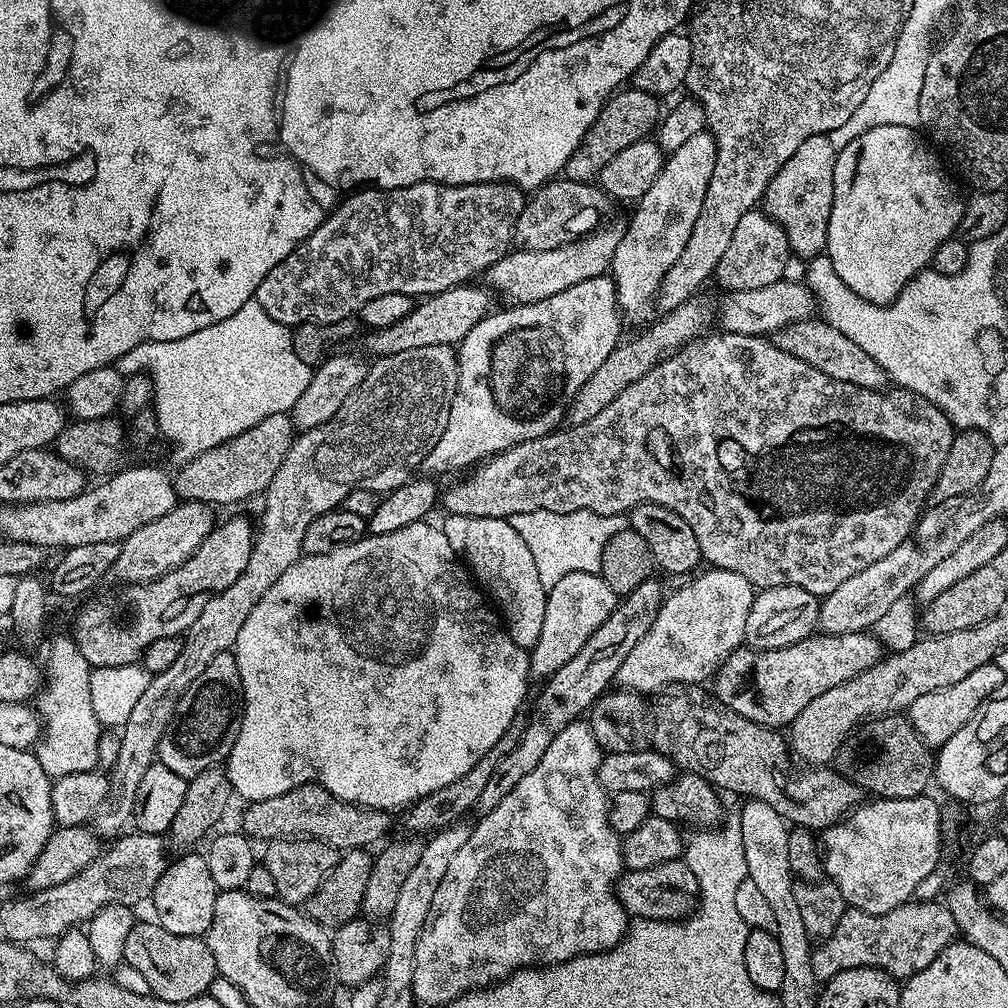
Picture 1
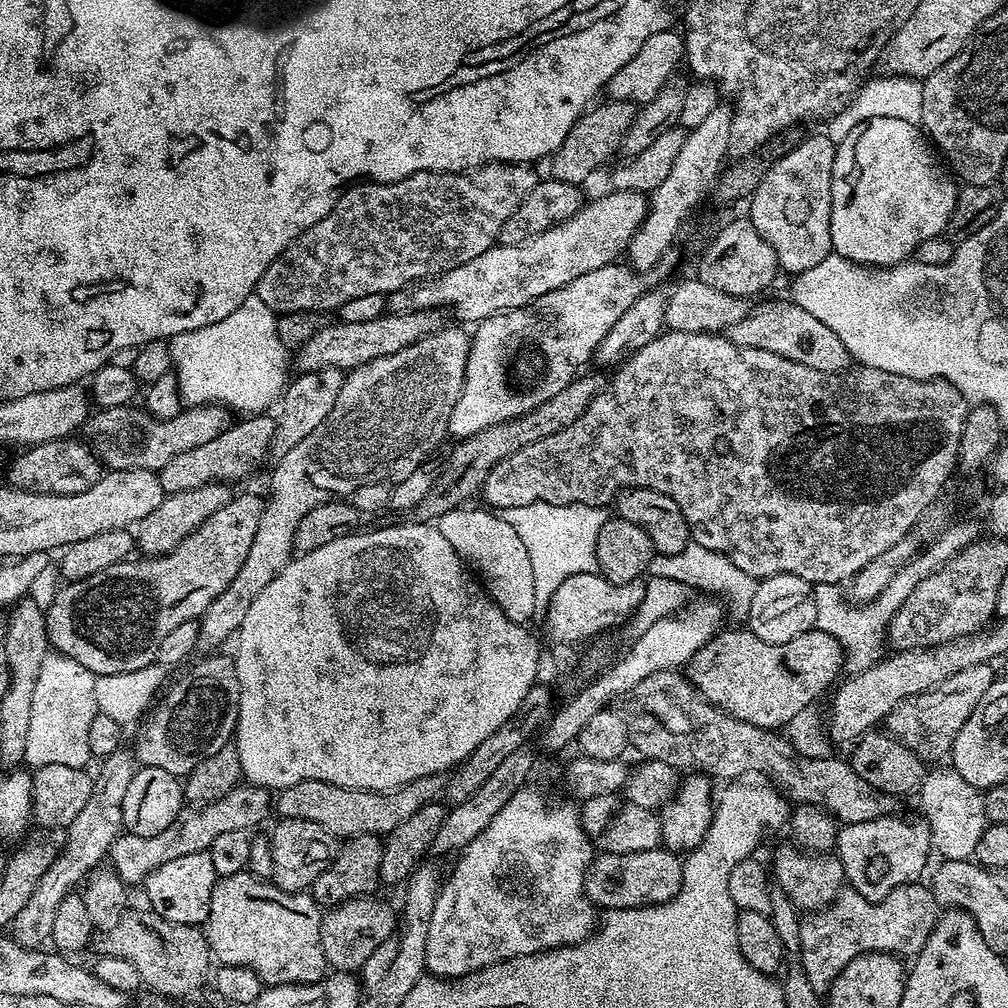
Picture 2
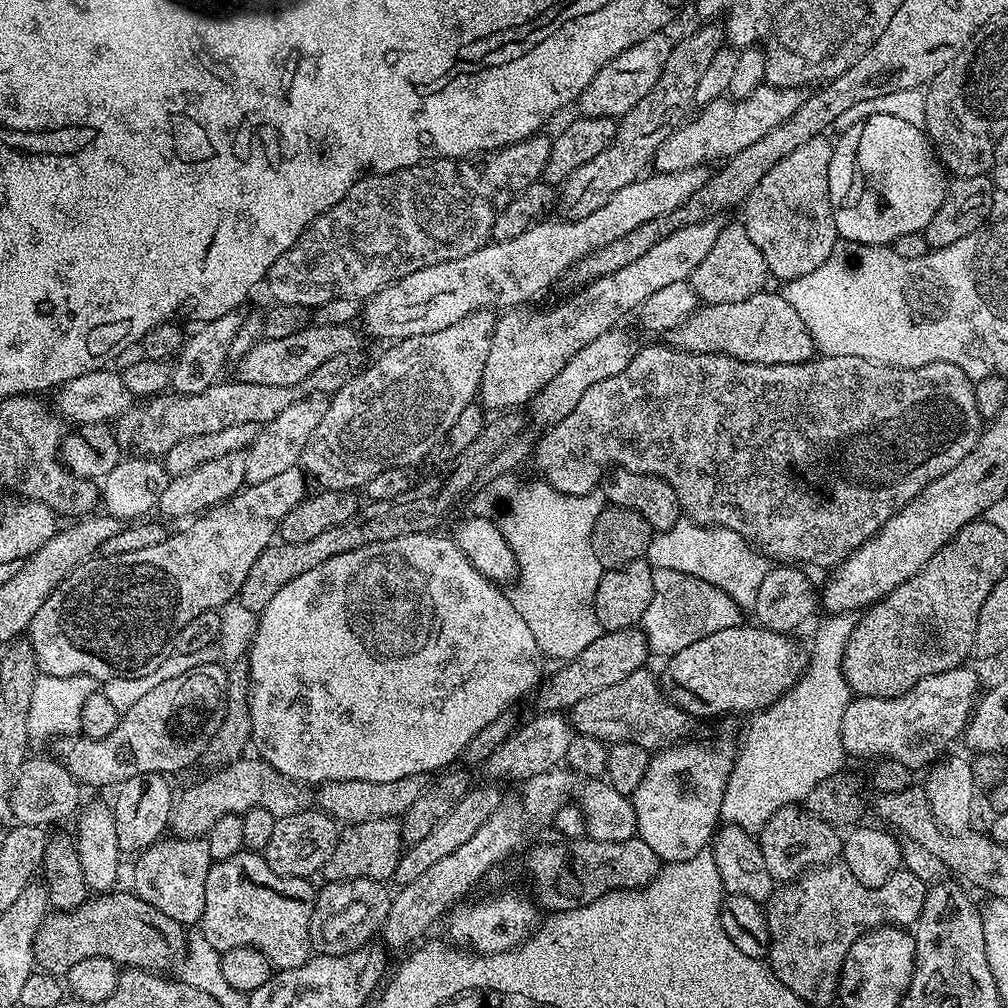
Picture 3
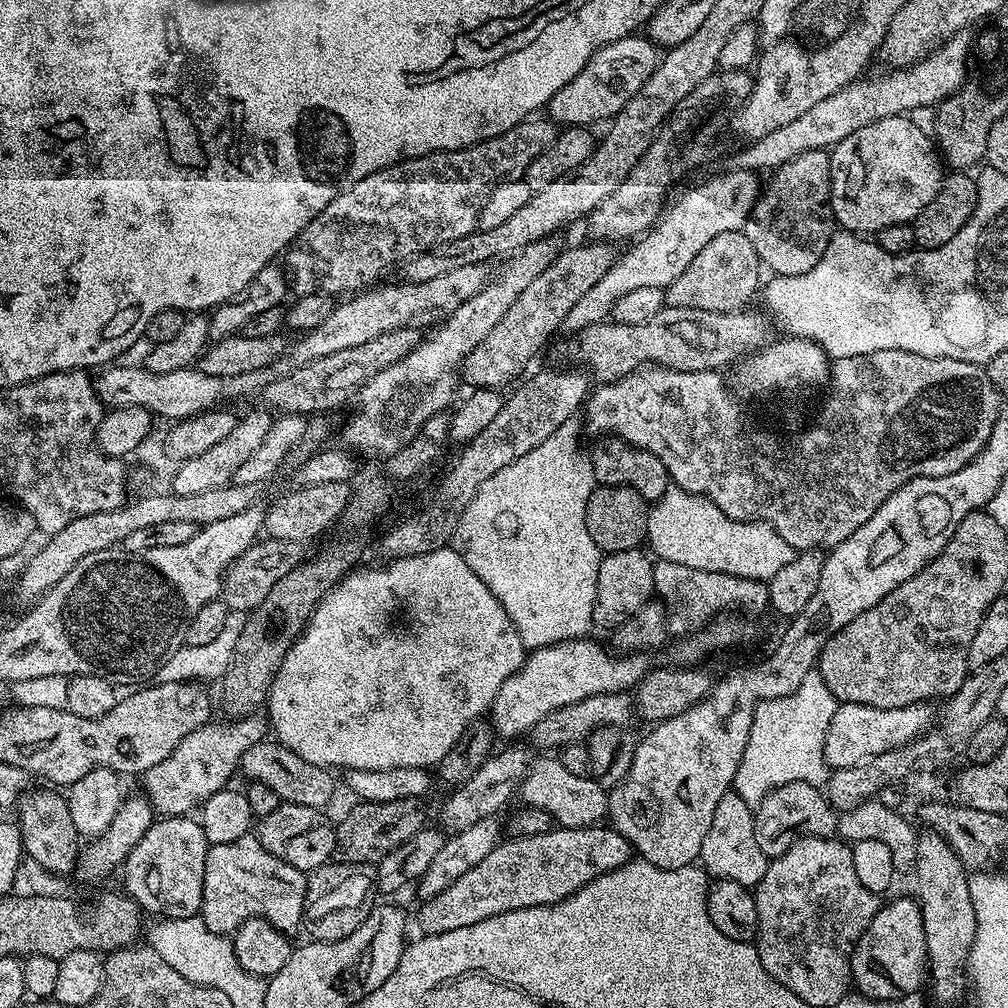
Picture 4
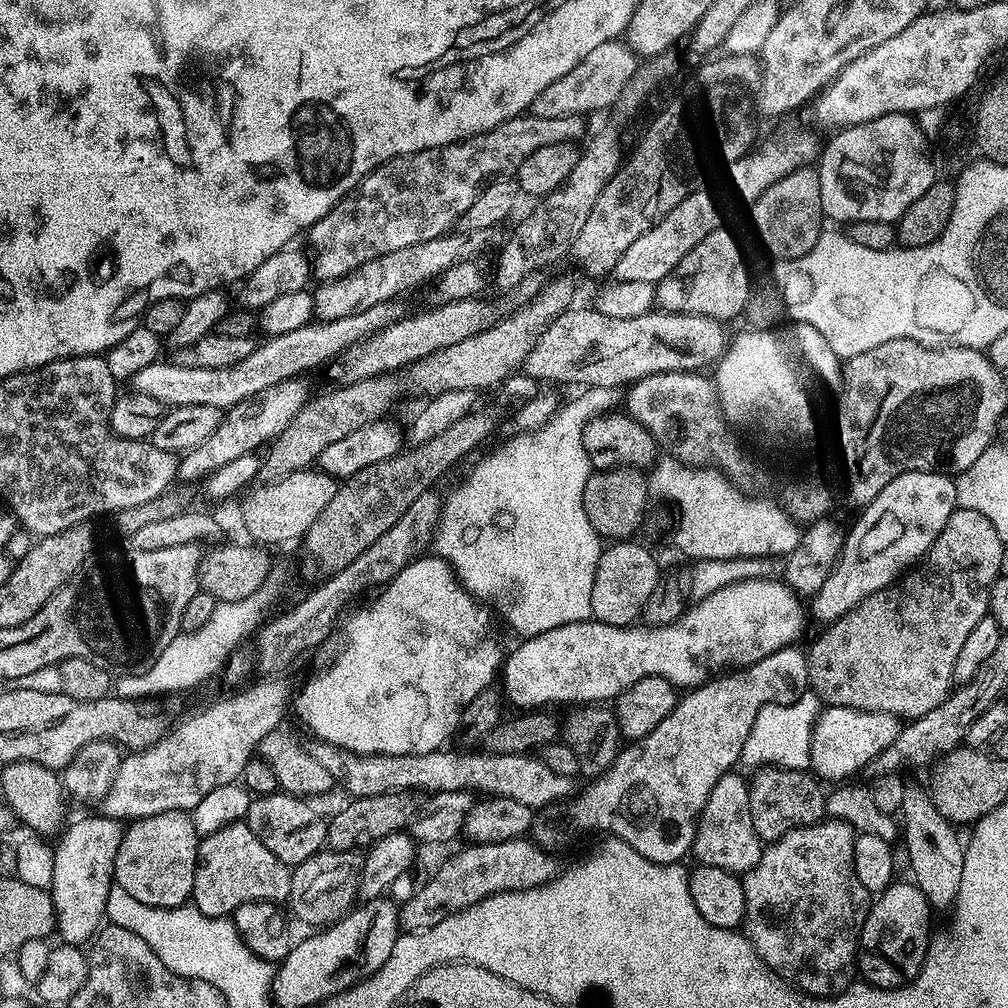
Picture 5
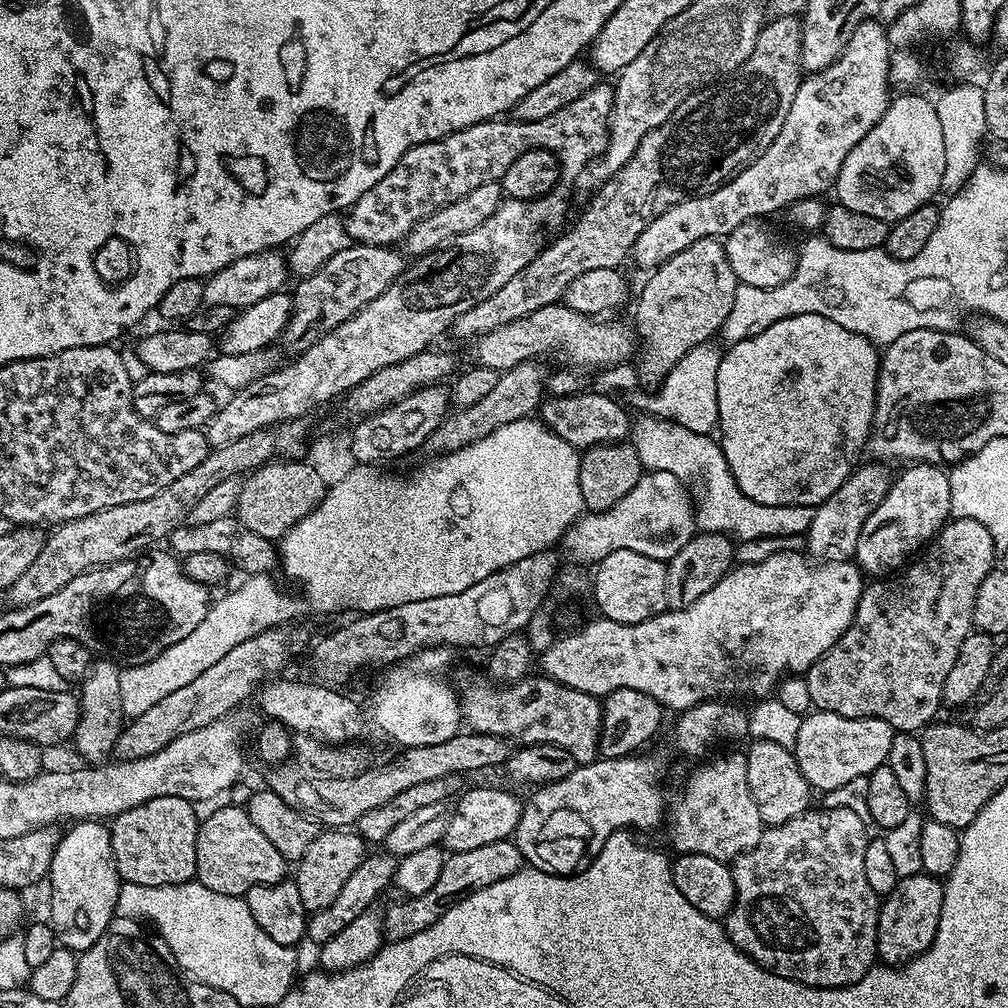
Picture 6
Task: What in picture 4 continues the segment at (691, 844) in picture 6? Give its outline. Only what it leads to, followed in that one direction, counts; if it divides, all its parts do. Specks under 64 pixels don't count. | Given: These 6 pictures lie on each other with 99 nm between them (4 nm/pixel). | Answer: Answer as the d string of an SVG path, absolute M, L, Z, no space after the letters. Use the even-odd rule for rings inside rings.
M730 790L722 802L718 802L718 810L714 810L714 822L710 822L710 830L702 842L699 863L709 877L738 882L755 889L756 884L762 882L762 874L766 874L769 859L766 854L762 854L758 841L754 838L753 805Z

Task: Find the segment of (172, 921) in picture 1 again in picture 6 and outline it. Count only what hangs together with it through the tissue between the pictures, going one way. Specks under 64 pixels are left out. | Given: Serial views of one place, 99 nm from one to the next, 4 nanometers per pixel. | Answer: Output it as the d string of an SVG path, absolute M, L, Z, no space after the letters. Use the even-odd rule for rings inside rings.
M150 798L150 802L142 802L142 806L134 806L134 810L126 810L122 814L111 817L110 831L114 862L125 884L138 886L170 886L184 884L196 875L196 843L200 820L196 816L197 805L186 798Z

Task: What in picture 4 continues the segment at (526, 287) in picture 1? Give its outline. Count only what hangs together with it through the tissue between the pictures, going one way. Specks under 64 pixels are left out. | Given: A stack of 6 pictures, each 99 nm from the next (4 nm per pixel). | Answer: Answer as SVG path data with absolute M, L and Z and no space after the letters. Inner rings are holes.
M964 34L951 36L917 64L911 64L908 68L884 70L881 76L869 75L846 85L830 98L822 98L822 102L806 110L802 118L794 118L794 122L773 130L766 134L766 138L751 141L744 146L748 148L734 153L722 165L723 171L735 172L741 168L758 174L762 168L775 170L791 159L798 158L803 152L835 148L838 142L842 142L842 138L854 134L854 130L862 130L862 126L870 126L870 122L910 114L918 106L939 106L947 96L964 85L970 68L970 40L966 37ZM471 264L470 266L458 266L458 270L450 270L438 278L430 278L430 282L418 282L417 284L399 282L400 284L388 284L385 288L376 288L380 286L369 287L372 288L369 292L364 292L361 296L346 301L345 304L337 303L333 307L330 318L326 318L326 322L322 322L322 326L303 333L297 339L300 341L293 348L291 345L291 363L297 365L314 362L326 354L338 354L338 350L350 350L350 346L362 346L362 342L370 342L373 338L378 338L378 334L386 334L392 330L402 330L403 328L431 329L447 320L450 314L454 314L454 310L458 310L458 306L462 306L462 302L474 298L484 288L486 283L484 272L486 272L485 265Z

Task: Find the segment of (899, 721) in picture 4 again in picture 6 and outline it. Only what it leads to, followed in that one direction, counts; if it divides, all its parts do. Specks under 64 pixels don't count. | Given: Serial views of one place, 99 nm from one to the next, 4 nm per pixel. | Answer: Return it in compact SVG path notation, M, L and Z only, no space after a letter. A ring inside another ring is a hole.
M813 710L801 719L798 726L798 738L794 745L798 770L802 770L806 782L817 793L823 794L838 786L846 786L846 782L854 782L854 778L869 777L875 768L885 767L893 735L894 730L885 720L878 718L858 718L855 720L854 718L842 718L842 714Z

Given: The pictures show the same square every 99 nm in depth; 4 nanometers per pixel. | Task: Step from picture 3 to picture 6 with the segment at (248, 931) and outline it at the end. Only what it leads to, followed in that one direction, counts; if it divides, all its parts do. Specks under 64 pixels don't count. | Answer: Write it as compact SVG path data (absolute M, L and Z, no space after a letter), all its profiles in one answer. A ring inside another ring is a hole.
M225 802L208 817L200 820L196 843L195 879L202 886L218 894L243 897L259 884L276 884L289 875L290 864L270 843L270 838L254 826L251 811L247 807Z

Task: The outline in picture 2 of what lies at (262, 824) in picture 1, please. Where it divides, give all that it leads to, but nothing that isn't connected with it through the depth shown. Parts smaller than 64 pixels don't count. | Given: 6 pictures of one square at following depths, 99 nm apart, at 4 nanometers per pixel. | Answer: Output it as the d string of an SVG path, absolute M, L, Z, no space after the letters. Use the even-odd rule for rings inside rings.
M440 772L416 778L391 792L360 791L357 788L334 786L320 779L307 779L294 786L281 789L274 800L274 808L283 819L302 818L318 822L332 836L340 840L358 836L385 836L393 828L412 817L424 805L433 803L443 795L451 773Z

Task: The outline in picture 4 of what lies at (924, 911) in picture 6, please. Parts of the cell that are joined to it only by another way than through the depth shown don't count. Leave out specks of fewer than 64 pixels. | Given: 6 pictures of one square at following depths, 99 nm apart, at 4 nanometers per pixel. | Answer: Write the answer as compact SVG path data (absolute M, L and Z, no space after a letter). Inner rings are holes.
M911 895L900 896L897 900L881 903L878 914L866 926L866 930L852 948L850 958L850 970L852 971L852 984L855 991L862 996L868 996L872 1000L897 1000L903 996L911 996L919 993L920 983L926 980L926 932L922 926L922 910L919 903Z

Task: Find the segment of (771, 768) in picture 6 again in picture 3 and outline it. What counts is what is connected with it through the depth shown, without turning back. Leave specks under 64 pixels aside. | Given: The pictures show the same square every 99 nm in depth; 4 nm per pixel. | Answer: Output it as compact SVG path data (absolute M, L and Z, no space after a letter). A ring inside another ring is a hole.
M789 806L778 810L758 833L762 858L770 866L773 881L797 880L809 868L819 868L821 864L831 864L841 859L844 842L835 826L818 818L804 806Z

